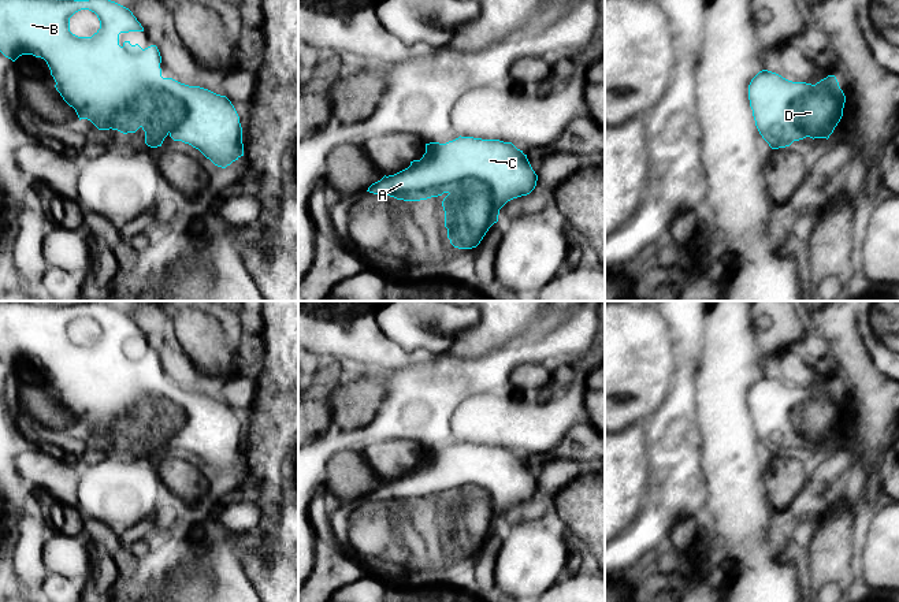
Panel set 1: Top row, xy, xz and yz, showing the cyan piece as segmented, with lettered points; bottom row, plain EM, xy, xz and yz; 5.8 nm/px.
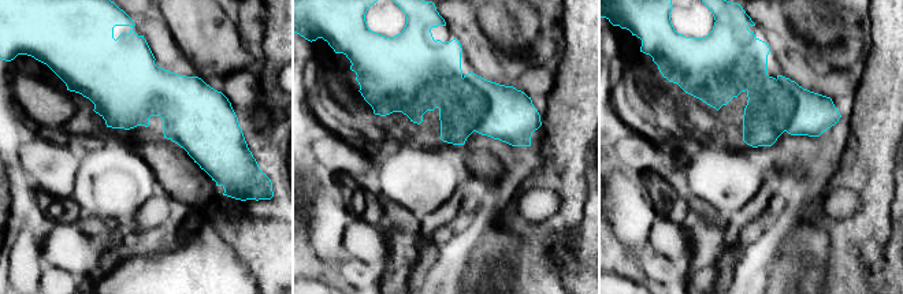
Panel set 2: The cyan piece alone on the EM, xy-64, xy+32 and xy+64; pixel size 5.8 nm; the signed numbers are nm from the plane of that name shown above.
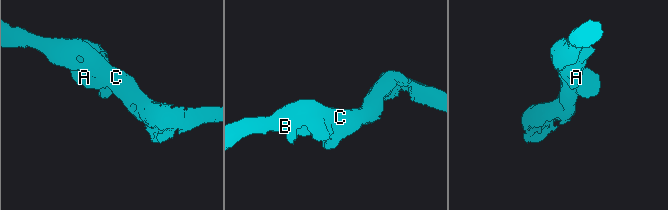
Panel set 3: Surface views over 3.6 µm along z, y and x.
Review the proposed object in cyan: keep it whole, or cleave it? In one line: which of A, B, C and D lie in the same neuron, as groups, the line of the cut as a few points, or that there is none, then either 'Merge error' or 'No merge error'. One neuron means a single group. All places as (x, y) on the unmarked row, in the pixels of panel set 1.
Groups: A B C D. No split. No merge error

